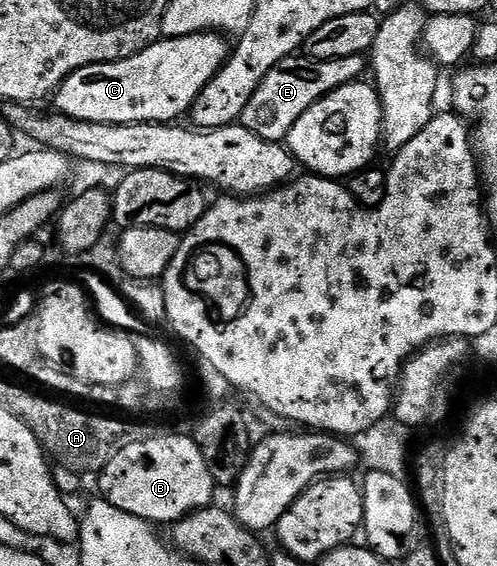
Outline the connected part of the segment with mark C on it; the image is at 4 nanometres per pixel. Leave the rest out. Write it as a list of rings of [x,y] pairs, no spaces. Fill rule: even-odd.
[[[194,33],[193,35],[185,35],[184,37],[168,37],[160,39],[149,48],[143,49],[137,55],[133,55],[129,59],[121,59],[120,61],[110,61],[109,63],[101,63],[100,65],[90,65],[89,67],[81,67],[77,71],[73,71],[73,75],[69,75],[63,80],[57,92],[54,94],[54,108],[60,113],[64,113],[67,117],[72,117],[78,121],[88,121],[89,123],[110,123],[111,125],[134,125],[136,123],[175,123],[180,119],[179,116],[186,114],[190,110],[191,105],[197,99],[197,95],[201,95],[201,91],[209,83],[209,79],[213,79],[213,75],[217,75],[217,71],[221,69],[229,56],[228,38],[218,33]]]

